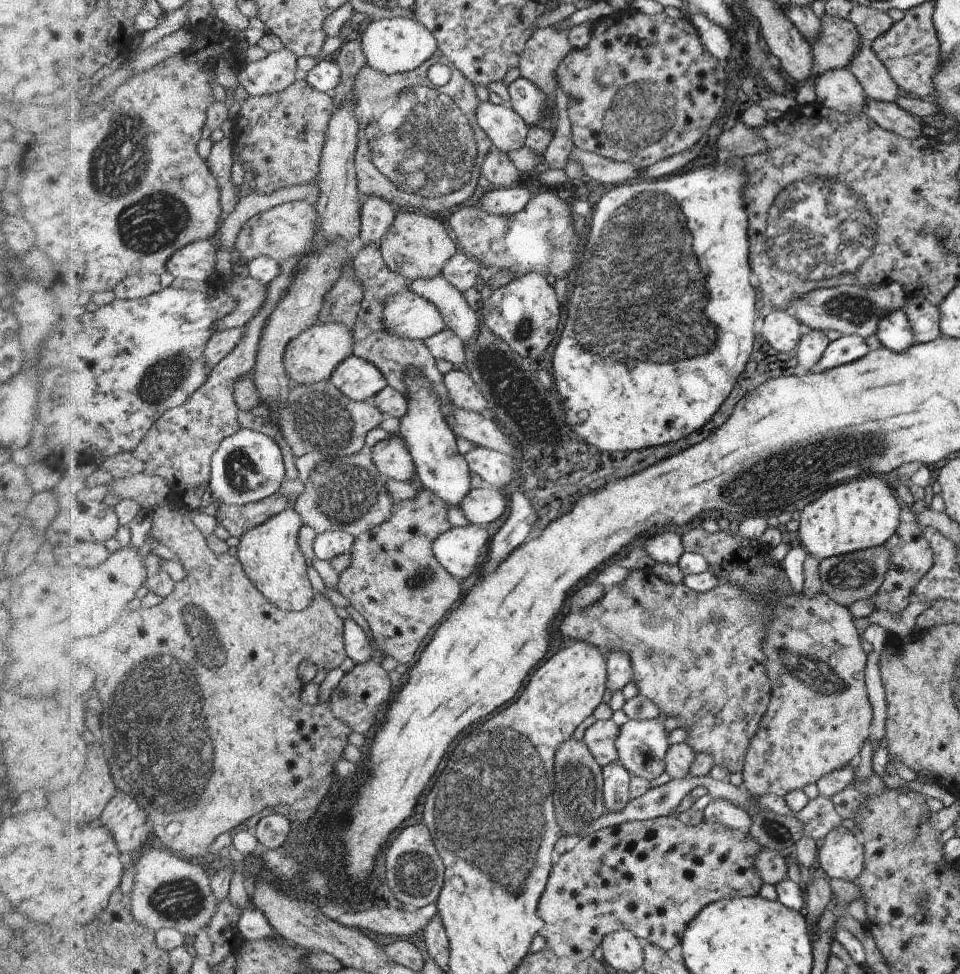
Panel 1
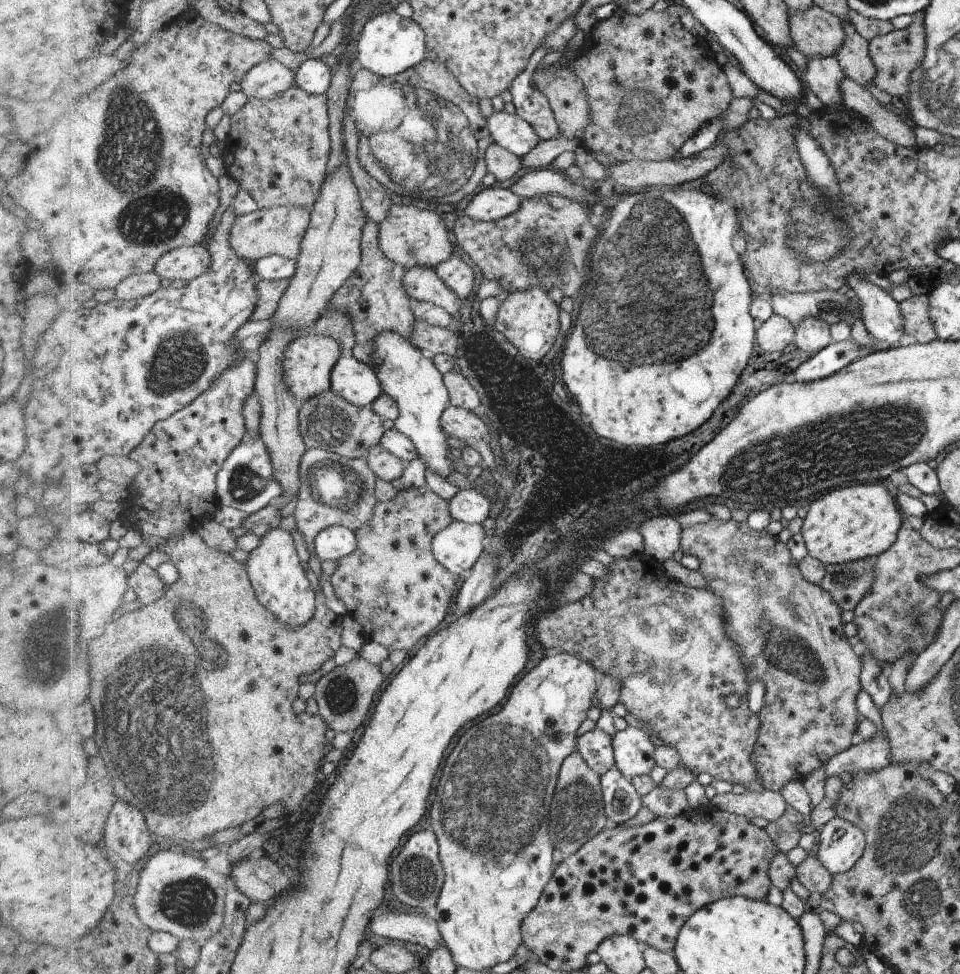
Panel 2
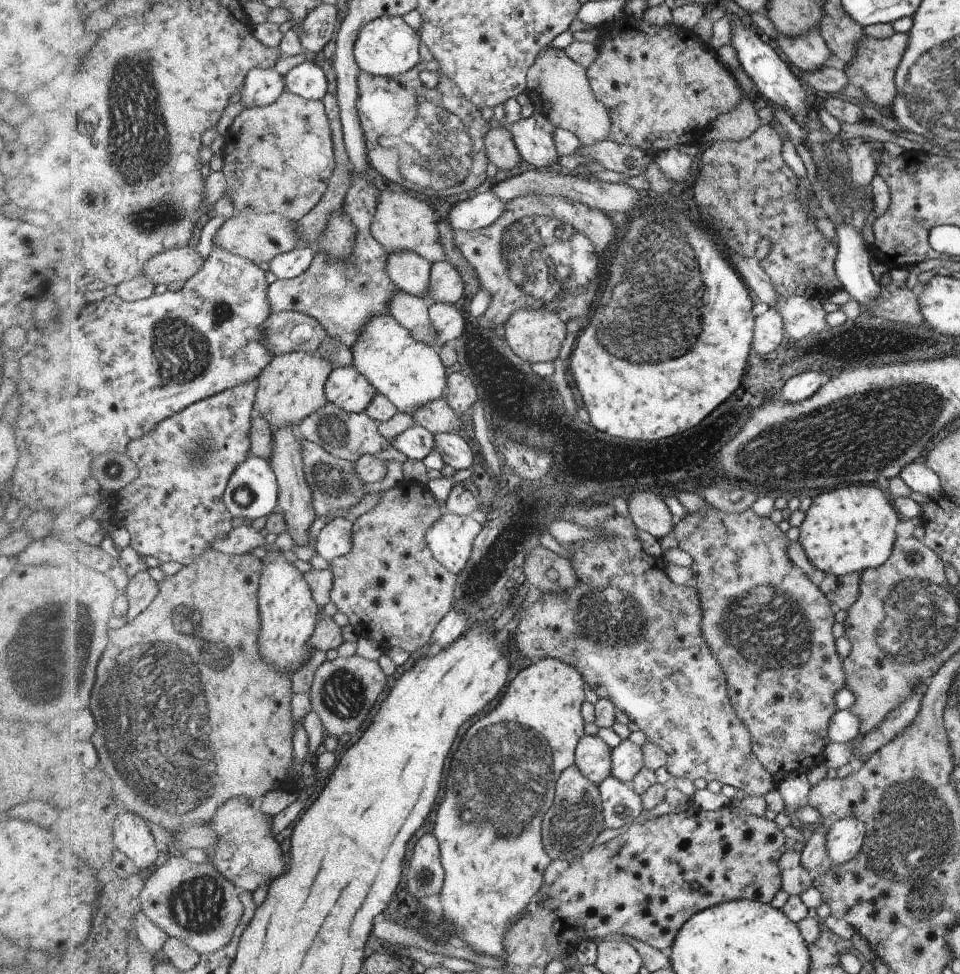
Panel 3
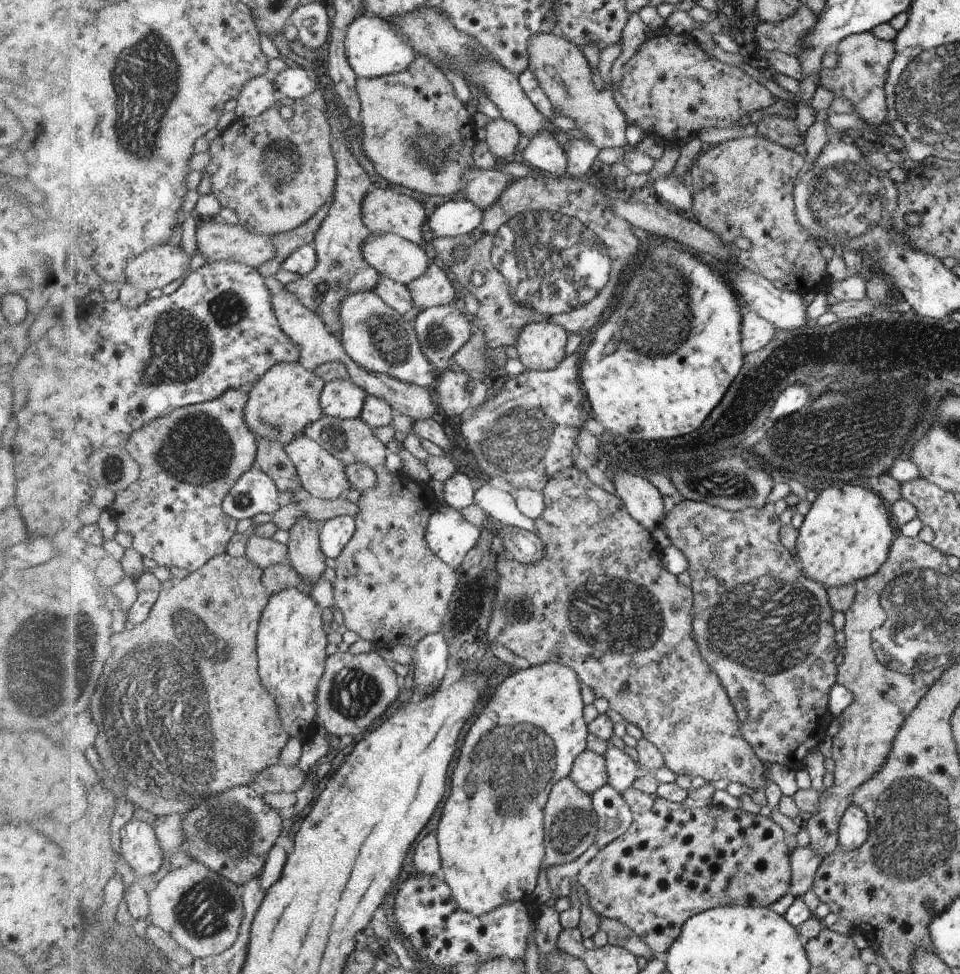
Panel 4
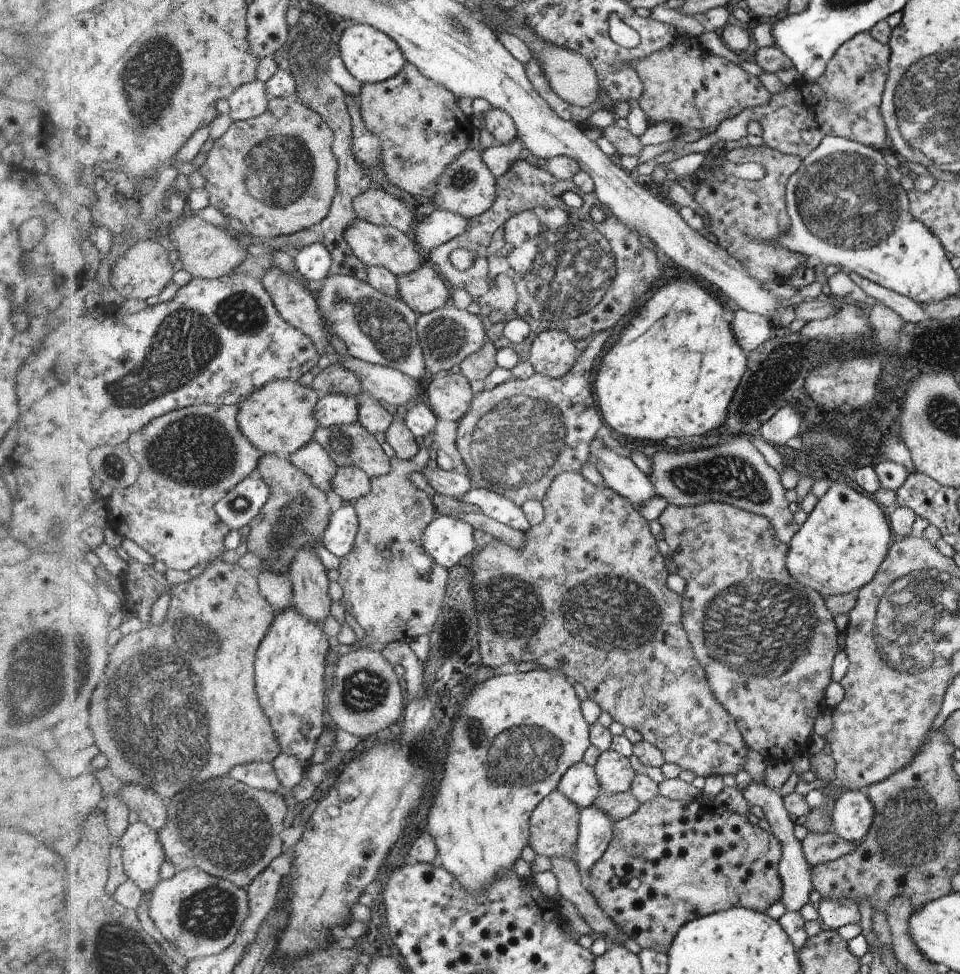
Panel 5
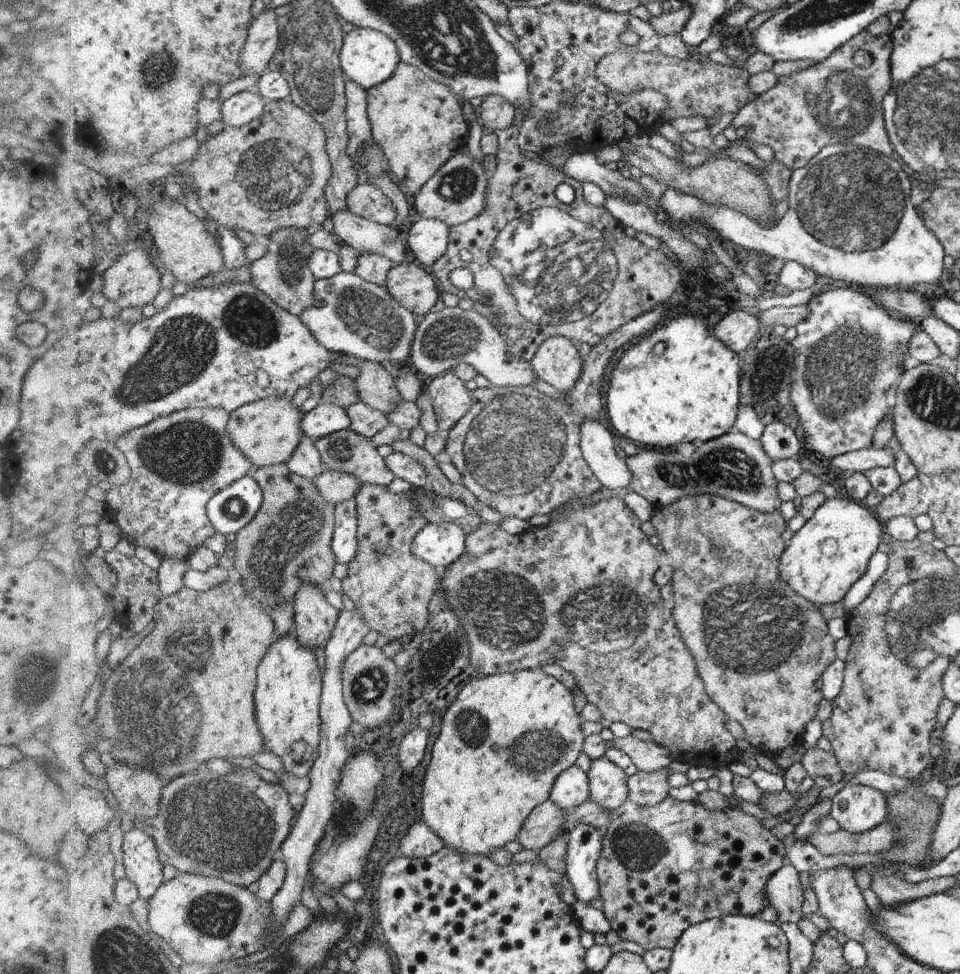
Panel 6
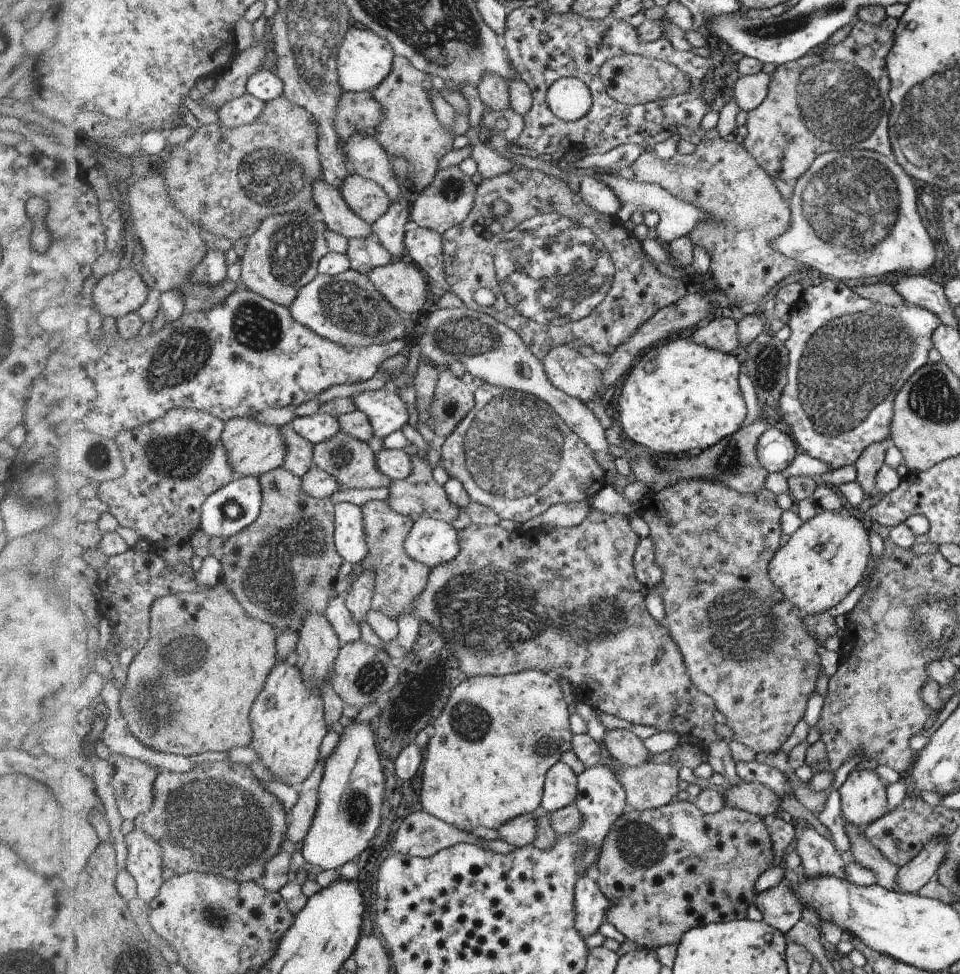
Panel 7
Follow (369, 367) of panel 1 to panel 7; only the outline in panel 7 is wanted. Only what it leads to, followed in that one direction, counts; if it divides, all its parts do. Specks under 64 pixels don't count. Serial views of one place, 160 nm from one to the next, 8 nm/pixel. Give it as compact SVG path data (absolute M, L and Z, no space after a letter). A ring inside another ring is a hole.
M320 411L310 416L295 418L292 426L315 445L330 440L340 431L337 418Z

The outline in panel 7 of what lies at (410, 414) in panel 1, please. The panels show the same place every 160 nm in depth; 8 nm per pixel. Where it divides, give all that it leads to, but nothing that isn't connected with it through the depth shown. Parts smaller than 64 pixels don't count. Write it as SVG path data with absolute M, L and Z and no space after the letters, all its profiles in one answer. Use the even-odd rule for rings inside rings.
M351 268L338 276L318 273L317 278L301 290L291 312L298 322L346 348L389 343L407 334L397 309L374 288L368 276Z

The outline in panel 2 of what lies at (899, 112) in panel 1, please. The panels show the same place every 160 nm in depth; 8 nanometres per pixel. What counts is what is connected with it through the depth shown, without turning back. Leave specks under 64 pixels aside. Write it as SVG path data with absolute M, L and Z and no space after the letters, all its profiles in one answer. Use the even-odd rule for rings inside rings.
M844 77L839 84L844 106L860 114L876 132L895 145L909 149L916 146L916 137L907 120L888 112L867 87L859 85L851 78Z

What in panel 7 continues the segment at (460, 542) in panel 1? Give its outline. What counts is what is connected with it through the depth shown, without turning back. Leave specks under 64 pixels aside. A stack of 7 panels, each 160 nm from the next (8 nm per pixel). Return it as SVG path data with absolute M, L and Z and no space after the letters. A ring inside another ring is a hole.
M420 517L405 539L405 551L412 560L429 566L449 563L460 551L460 532L450 523Z

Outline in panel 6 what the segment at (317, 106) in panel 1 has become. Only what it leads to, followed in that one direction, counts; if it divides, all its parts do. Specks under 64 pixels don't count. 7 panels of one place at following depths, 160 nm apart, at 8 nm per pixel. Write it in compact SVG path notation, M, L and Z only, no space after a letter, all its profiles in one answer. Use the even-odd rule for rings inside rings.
M291 98L266 102L262 118L243 127L226 127L200 144L197 157L180 172L193 181L202 208L222 227L247 230L258 240L266 240L283 228L317 230L330 216L325 188L333 174L332 161L326 152L325 129L314 115L299 107Z

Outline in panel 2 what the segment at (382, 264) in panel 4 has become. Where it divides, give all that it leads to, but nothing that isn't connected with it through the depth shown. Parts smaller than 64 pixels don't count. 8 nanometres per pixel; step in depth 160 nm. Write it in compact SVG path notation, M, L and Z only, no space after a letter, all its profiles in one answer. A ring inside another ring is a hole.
M413 266L405 269L401 283L409 297L445 308L454 320L460 318L460 298L438 278L434 268Z

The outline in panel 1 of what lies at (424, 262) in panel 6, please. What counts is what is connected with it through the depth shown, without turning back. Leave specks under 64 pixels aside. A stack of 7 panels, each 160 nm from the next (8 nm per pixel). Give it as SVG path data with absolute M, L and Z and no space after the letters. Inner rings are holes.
M520 184L517 188L490 188L479 200L480 208L491 215L514 215L533 198L528 189Z

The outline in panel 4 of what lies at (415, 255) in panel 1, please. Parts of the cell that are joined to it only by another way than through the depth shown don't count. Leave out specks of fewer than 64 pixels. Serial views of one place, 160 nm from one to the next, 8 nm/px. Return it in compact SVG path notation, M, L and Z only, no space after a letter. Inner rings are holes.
M373 188L362 203L362 216L372 235L396 233L424 246L422 224L426 212L420 202L388 188Z

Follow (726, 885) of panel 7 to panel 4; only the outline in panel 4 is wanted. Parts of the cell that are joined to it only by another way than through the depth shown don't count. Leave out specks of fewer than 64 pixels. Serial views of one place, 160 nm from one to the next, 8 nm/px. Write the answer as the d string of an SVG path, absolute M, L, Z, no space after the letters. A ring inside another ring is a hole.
M656 797L654 804L644 814L634 816L633 821L628 826L628 830L609 842L606 846L600 848L596 856L583 866L577 878L580 884L584 886L589 896L590 906L598 916L608 917L619 920L627 927L630 927L648 946L649 949L657 956L663 954L670 948L670 945L676 940L681 931L682 925L691 916L708 911L714 907L724 905L742 905L743 907L752 906L770 906L774 904L778 898L782 898L786 894L786 890L790 888L790 861L788 860L788 846L784 842L784 832L782 827L768 817L761 815L753 815L742 809L729 809L714 804L705 807L694 806L685 807L682 802L675 803L662 797Z

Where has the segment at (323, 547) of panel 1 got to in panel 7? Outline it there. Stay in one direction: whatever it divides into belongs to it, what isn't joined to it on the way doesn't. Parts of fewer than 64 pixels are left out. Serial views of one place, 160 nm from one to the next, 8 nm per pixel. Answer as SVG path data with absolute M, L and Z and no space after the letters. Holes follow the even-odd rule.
M354 503L336 505L335 544L342 558L353 565L361 563L369 554L366 520L362 520L362 511Z

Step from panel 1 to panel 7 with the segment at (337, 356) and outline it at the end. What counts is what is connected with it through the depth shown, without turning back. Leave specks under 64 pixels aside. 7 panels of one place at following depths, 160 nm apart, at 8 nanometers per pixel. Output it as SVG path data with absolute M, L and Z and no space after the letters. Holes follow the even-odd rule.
M253 417L232 419L227 421L227 424L223 443L229 452L231 465L237 477L260 478L270 471L285 466L288 449L281 427L260 424L253 420Z

